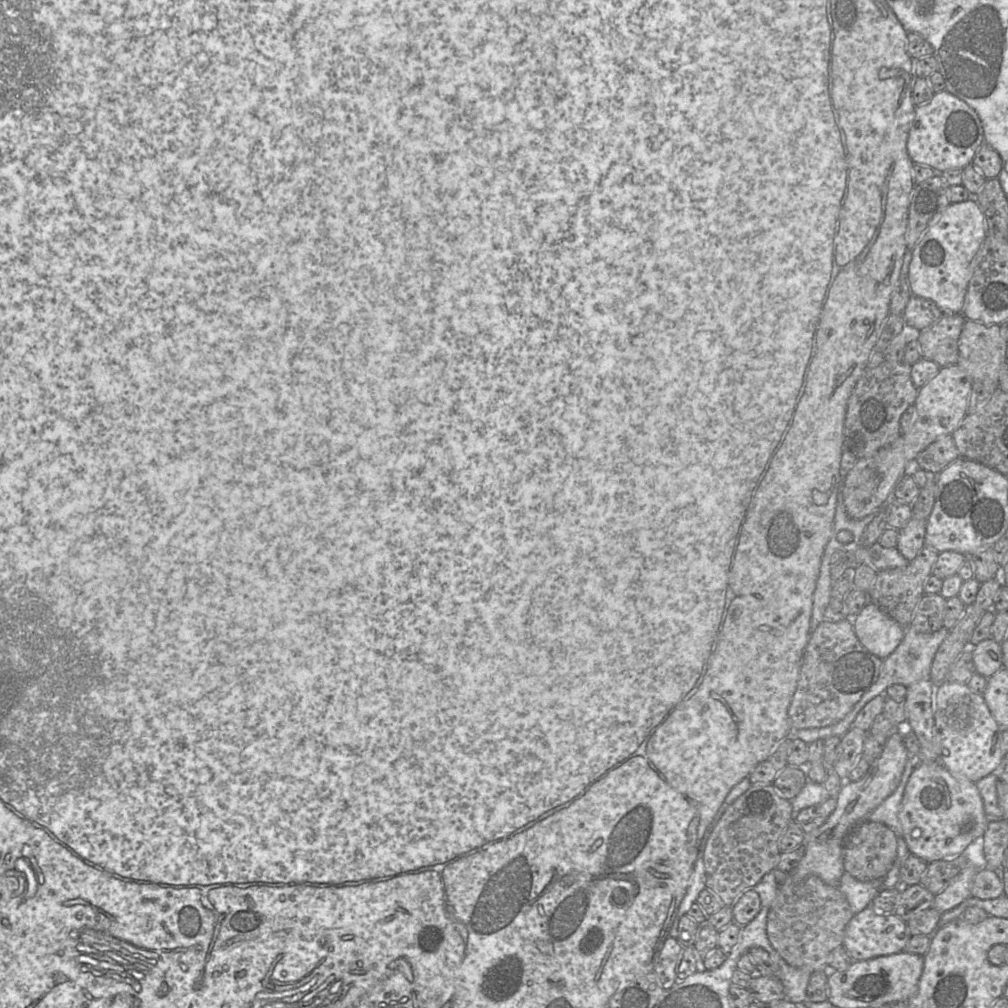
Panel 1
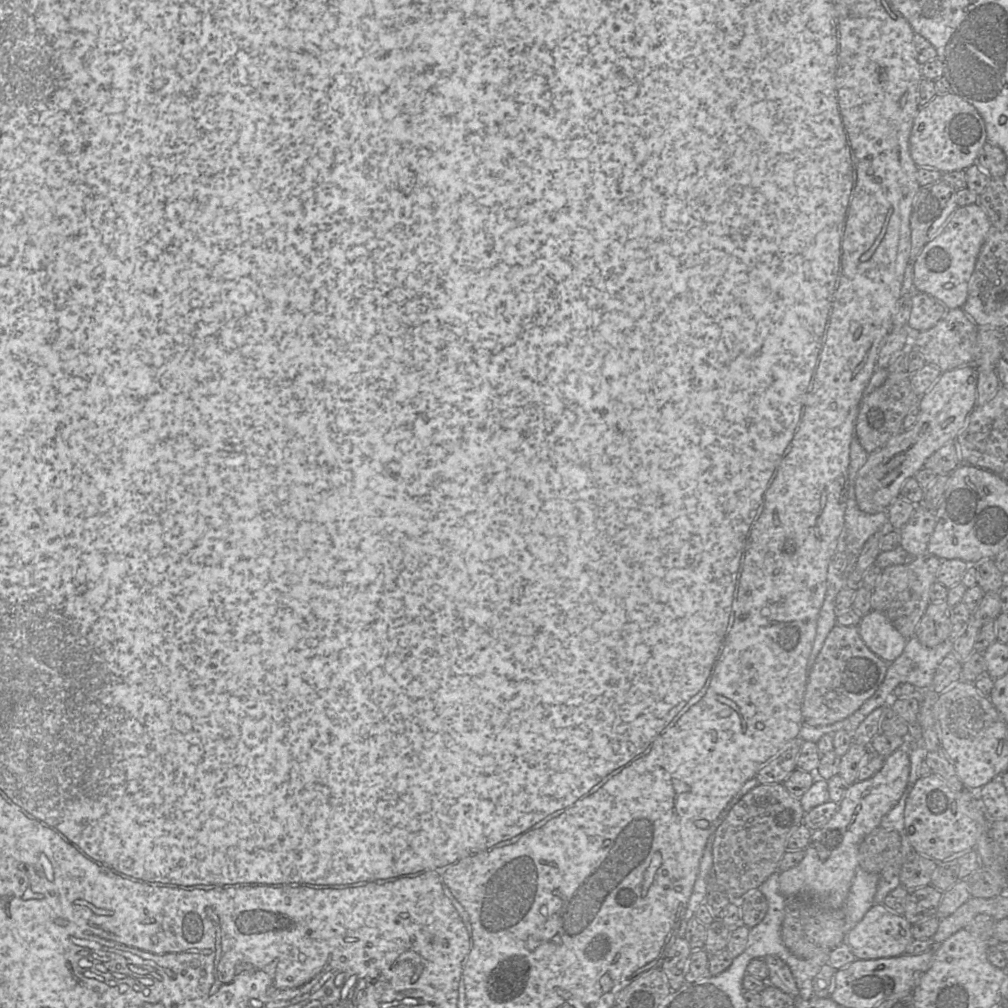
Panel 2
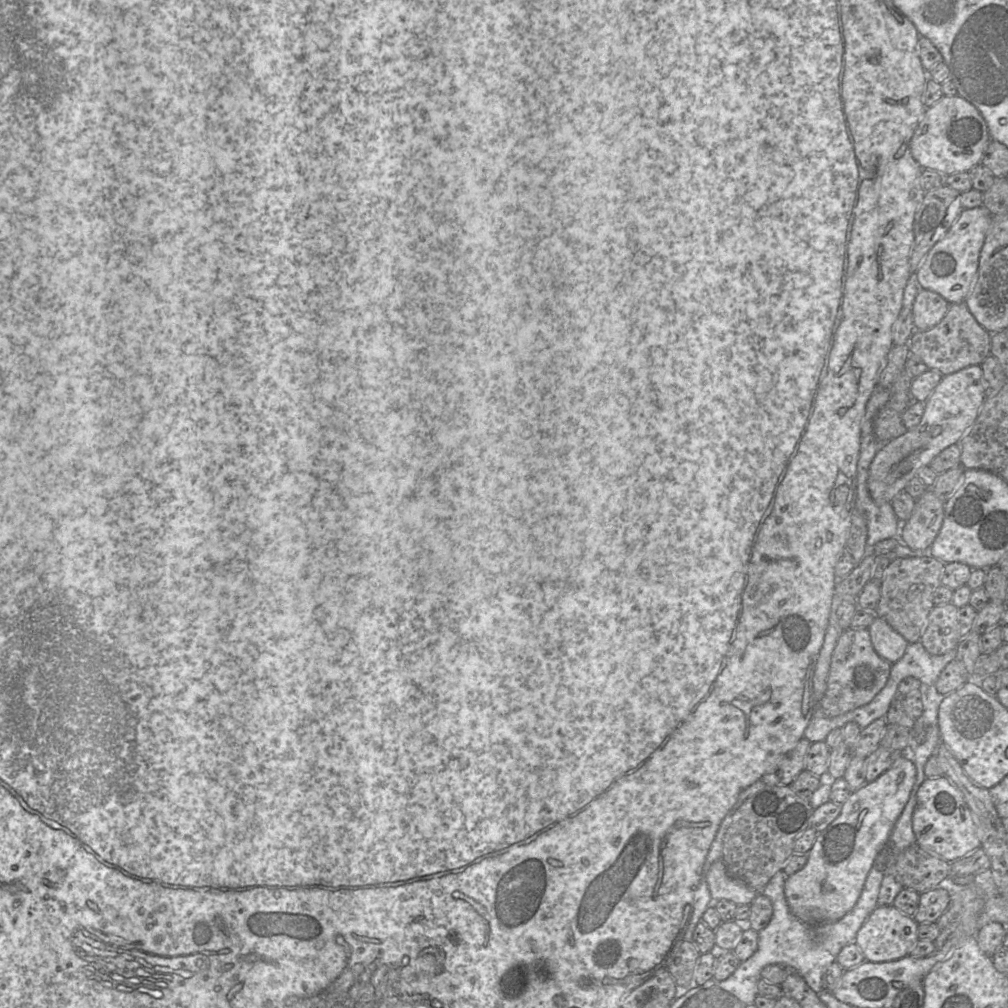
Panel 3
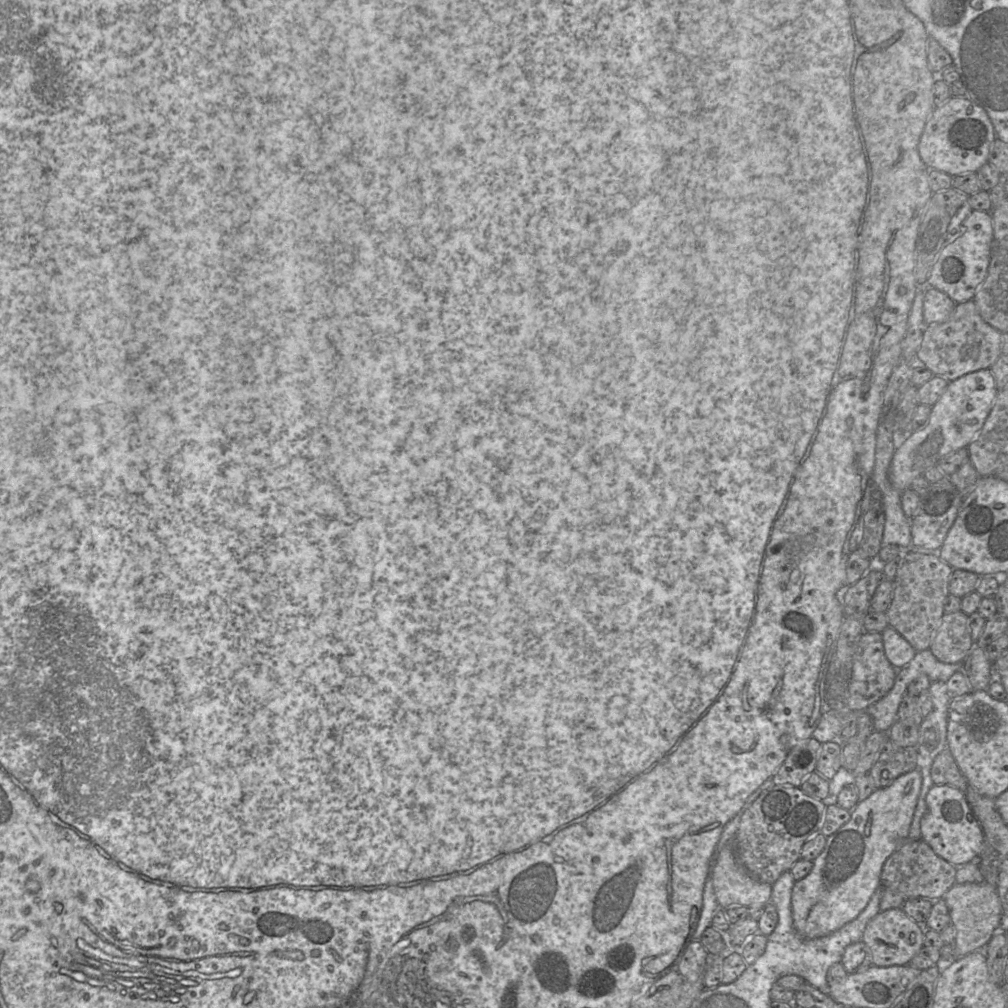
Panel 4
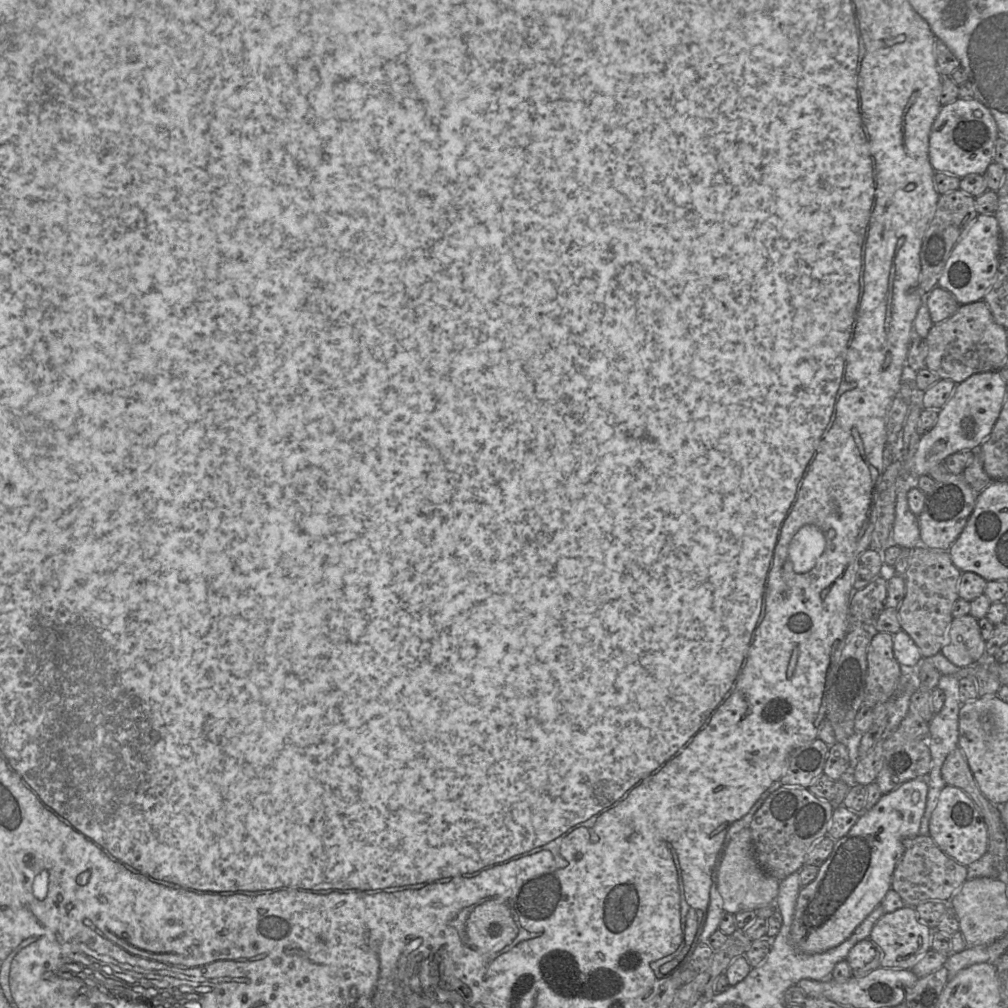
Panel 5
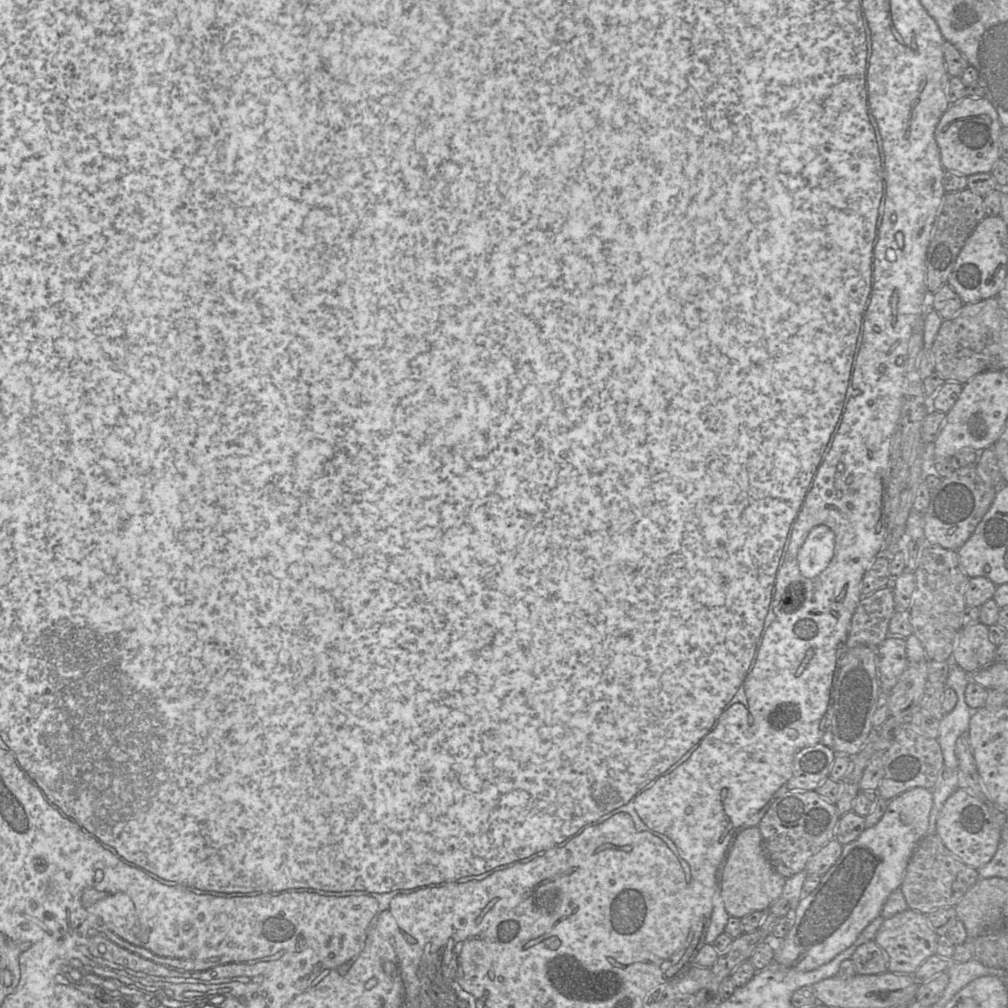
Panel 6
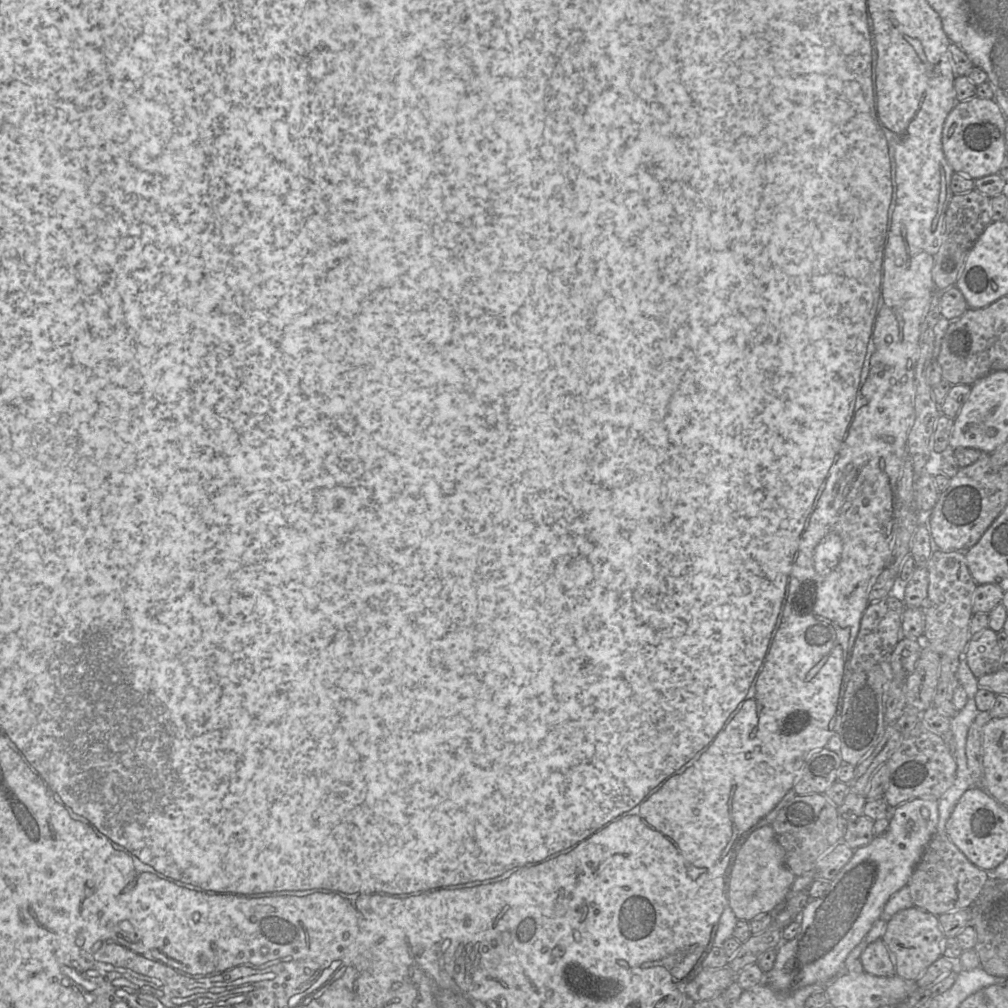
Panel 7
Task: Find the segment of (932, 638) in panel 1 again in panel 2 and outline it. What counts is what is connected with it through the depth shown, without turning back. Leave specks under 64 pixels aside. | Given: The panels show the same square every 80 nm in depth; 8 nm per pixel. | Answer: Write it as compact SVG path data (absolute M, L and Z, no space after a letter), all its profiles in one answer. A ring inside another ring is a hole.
M916 636L907 639L907 643L902 654L888 663L888 669L885 675L885 678L876 692L866 701L863 705L856 710L849 717L841 720L842 722L838 723L838 726L845 729L845 731L854 732L859 724L870 714L874 709L888 705L892 698L892 694L896 686L903 682L908 682L913 684L918 688L918 690L926 690L931 688L932 681L935 675L935 671L944 657L953 651L953 642L952 639L948 638L943 643L935 647L926 647L924 646Z

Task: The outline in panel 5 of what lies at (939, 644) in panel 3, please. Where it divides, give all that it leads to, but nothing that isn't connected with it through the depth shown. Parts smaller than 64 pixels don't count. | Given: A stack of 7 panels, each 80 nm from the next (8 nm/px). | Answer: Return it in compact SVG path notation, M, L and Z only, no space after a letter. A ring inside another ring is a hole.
M970 615L953 618L947 633L947 642L941 654L958 667L969 667L981 660L986 652L977 619Z

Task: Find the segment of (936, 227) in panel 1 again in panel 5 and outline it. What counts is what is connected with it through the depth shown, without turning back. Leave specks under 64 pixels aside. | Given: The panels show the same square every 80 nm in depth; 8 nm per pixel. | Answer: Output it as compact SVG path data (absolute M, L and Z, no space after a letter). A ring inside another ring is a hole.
M978 214L955 245L938 280L938 287L949 291L959 305L983 301L996 279L1000 247L1000 228L995 216Z

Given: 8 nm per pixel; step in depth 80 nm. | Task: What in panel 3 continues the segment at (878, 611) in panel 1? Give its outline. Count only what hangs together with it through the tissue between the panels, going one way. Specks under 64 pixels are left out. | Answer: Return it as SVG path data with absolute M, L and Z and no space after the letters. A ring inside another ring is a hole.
M877 616L868 627L875 651L890 664L899 661L909 646L909 642L889 623Z

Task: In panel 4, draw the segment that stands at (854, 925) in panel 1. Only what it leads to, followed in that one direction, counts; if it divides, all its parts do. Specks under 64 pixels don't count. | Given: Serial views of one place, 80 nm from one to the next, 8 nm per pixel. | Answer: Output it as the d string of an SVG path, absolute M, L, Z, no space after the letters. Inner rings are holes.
M902 908L880 911L864 930L861 941L868 947L874 966L889 967L909 965L924 946L925 927L911 919Z

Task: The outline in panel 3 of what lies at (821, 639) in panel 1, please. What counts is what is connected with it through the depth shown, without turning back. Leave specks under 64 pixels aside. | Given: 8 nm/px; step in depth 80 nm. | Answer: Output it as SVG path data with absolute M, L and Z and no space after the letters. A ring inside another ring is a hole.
M868 628L844 630L831 655L826 691L818 702L820 713L835 717L867 705L888 682L891 666L875 651Z

